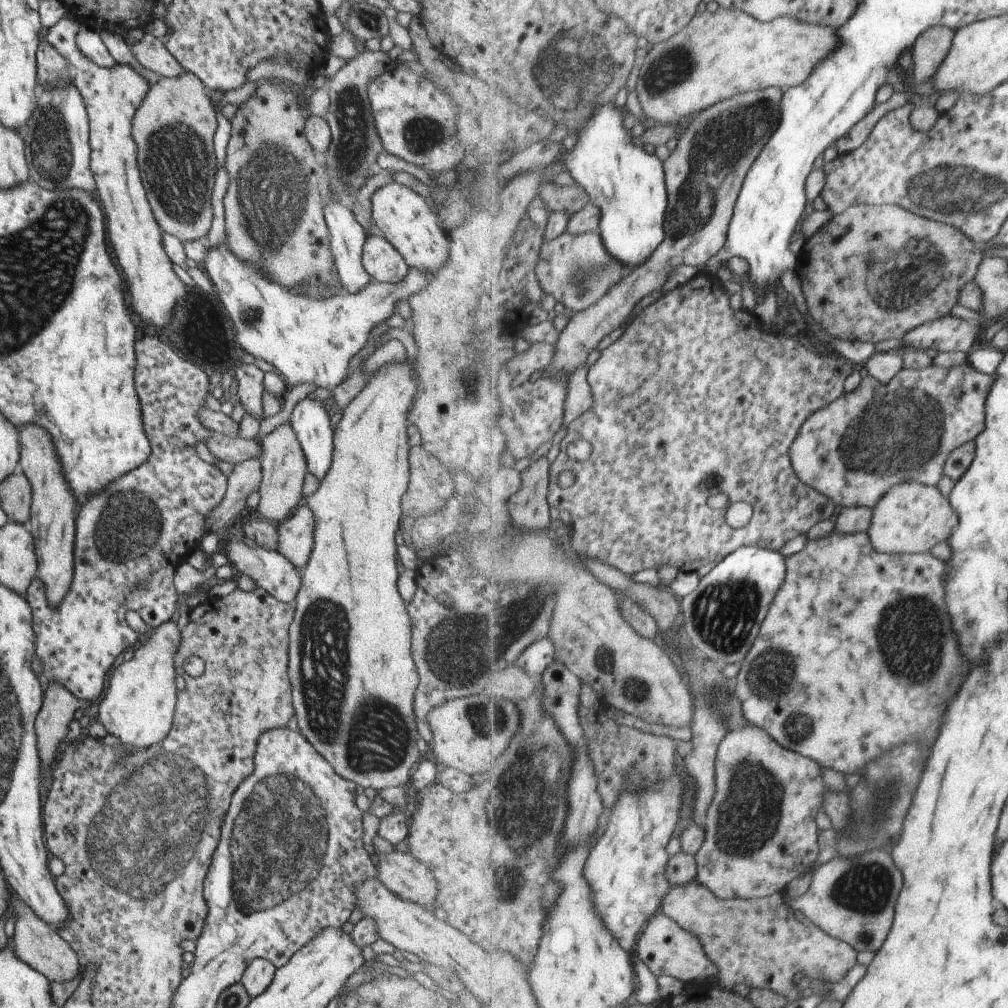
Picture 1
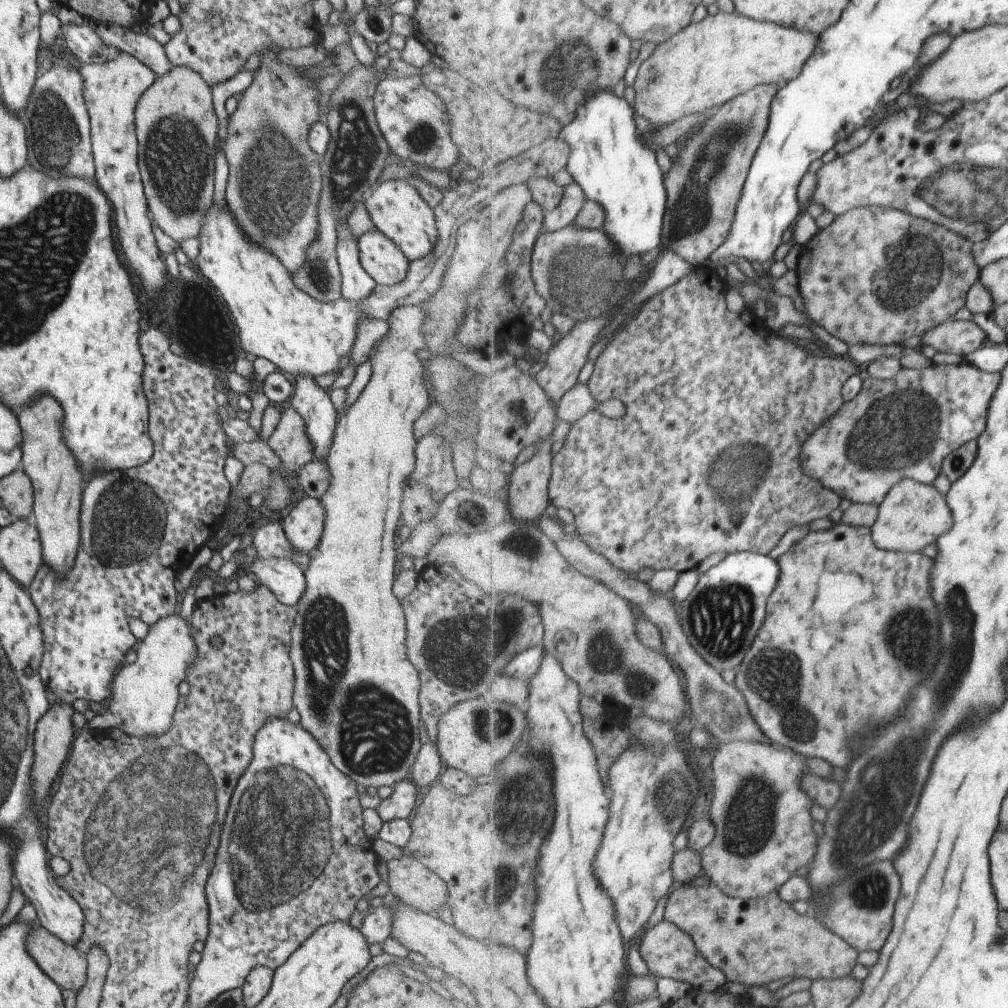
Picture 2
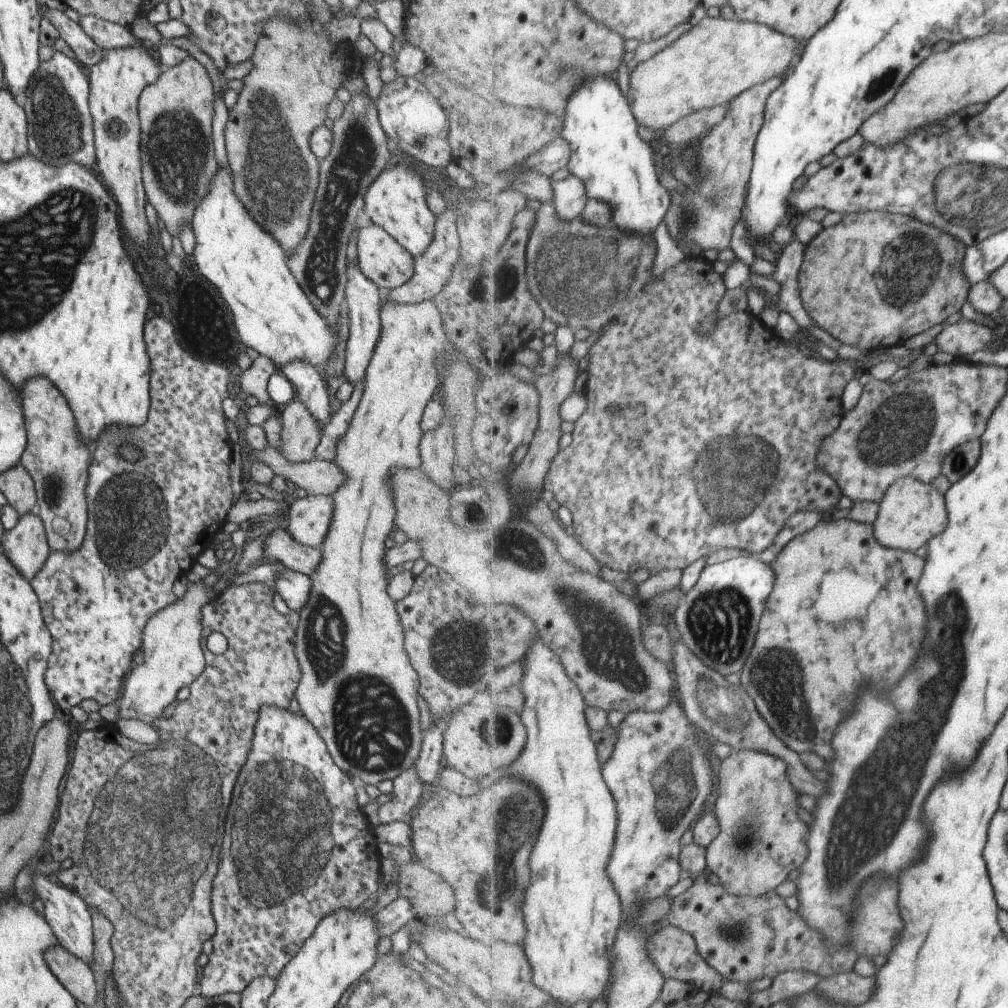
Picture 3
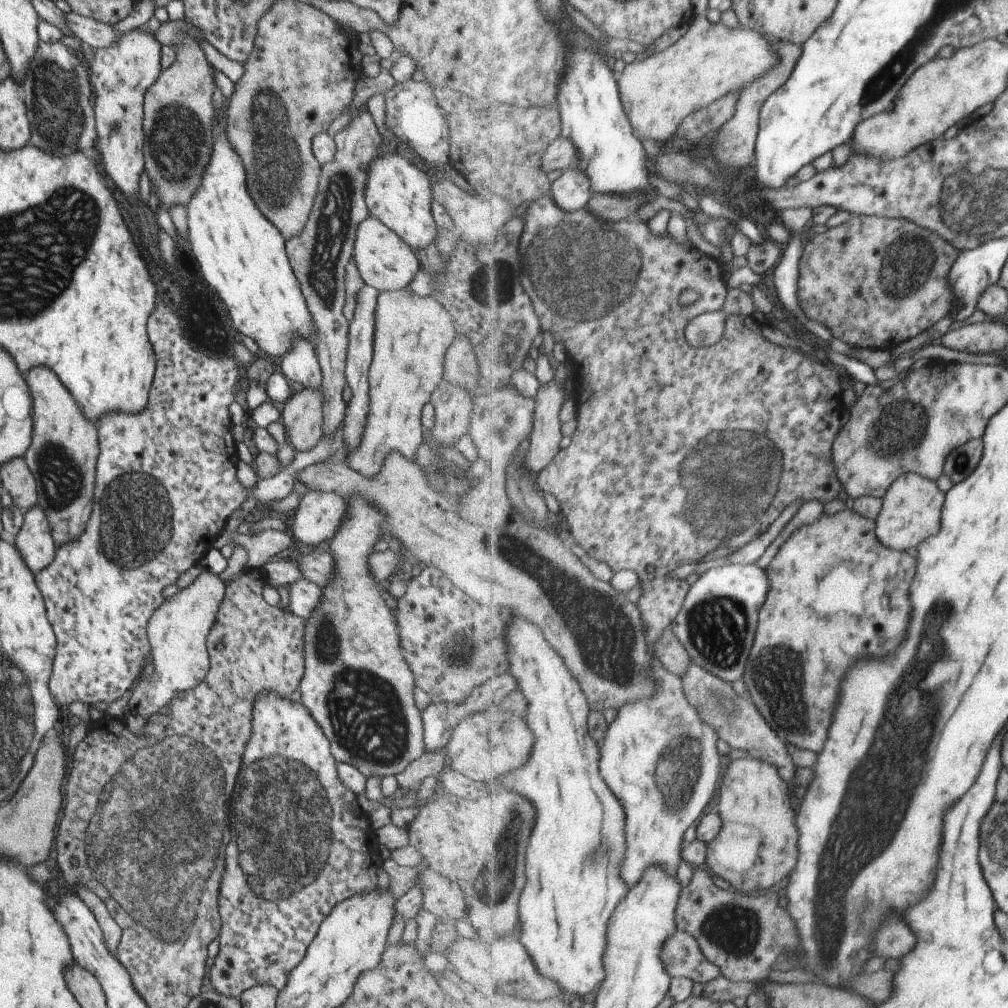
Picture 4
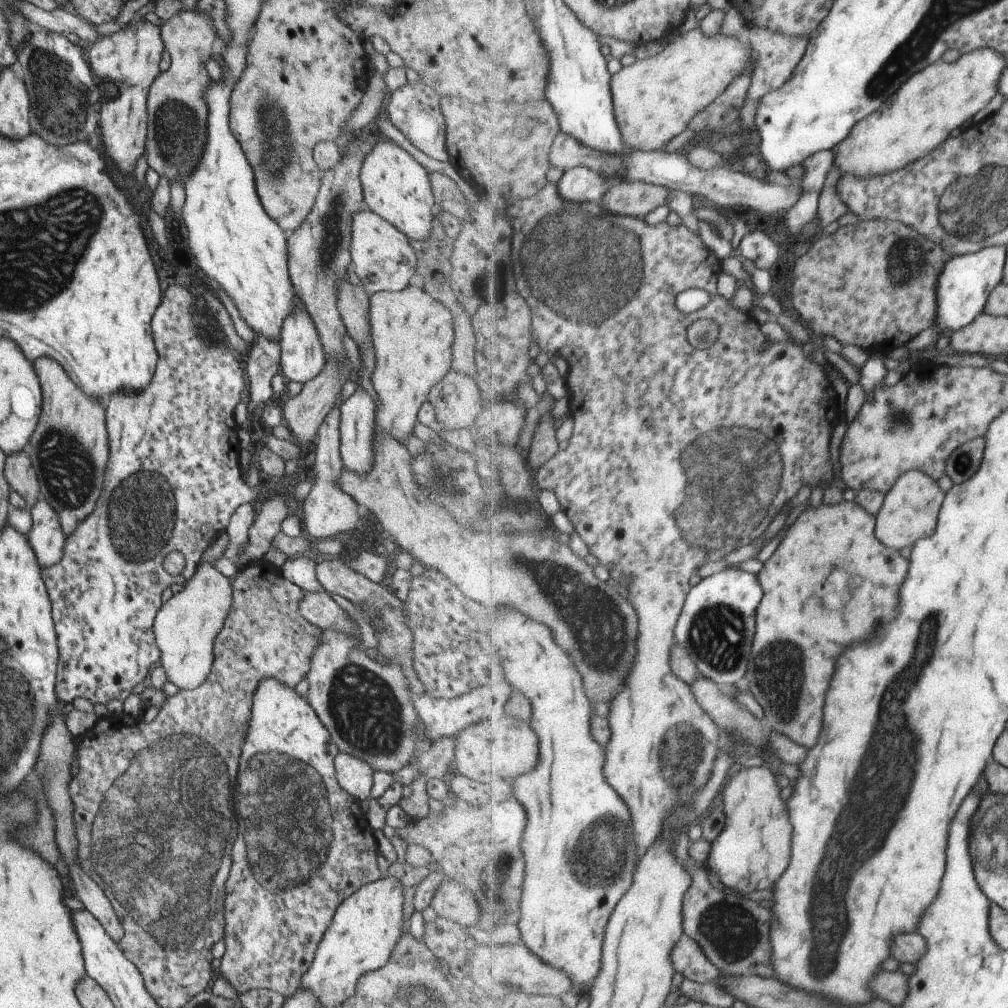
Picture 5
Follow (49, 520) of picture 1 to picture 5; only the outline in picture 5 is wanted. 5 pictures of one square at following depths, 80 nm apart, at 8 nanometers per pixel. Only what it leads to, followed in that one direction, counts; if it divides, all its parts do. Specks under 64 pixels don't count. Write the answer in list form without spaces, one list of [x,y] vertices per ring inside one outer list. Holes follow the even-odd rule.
[[[37,357],[32,365],[38,376],[42,403],[36,428],[28,440],[28,455],[38,478],[38,496],[52,506],[59,517],[60,529],[67,536],[95,508],[104,485],[108,459],[106,410],[101,406],[103,401],[89,398],[74,382],[69,382],[65,370],[59,368],[51,357]],[[79,458],[83,458],[83,462],[79,462]],[[85,458],[89,458],[89,464]],[[87,466],[91,468],[85,472]]]

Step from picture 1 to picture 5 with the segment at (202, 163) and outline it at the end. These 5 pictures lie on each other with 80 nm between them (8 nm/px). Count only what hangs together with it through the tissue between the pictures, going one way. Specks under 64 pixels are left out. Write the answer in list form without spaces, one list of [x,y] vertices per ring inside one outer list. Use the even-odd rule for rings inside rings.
[[[187,9],[169,17],[160,26],[160,37],[165,52],[169,56],[168,69],[160,72],[157,78],[151,83],[146,96],[146,141],[145,150],[147,152],[146,163],[148,167],[163,175],[168,181],[179,178],[182,184],[184,178],[194,169],[196,162],[202,156],[202,150],[206,139],[206,102],[203,100],[202,92],[208,87],[210,81],[205,62],[210,55],[216,51],[218,39],[216,38],[216,28],[210,16],[197,9]]]

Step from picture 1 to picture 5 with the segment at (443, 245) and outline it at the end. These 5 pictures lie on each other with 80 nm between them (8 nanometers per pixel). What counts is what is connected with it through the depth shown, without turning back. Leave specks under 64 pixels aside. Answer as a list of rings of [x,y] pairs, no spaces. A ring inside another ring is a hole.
[[[389,140],[375,141],[366,148],[366,154],[362,158],[360,166],[359,178],[362,188],[362,202],[365,208],[384,218],[400,233],[403,233],[408,240],[422,241],[428,235],[435,208],[428,173],[405,150]]]

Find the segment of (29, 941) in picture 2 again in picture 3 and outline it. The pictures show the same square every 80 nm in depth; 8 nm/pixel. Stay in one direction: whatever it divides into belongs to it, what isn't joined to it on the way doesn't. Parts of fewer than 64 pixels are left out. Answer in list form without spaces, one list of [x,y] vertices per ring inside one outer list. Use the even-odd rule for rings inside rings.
[[[58,944],[44,952],[44,959],[53,976],[77,1002],[91,1007],[98,998],[92,970],[78,958],[71,956]]]

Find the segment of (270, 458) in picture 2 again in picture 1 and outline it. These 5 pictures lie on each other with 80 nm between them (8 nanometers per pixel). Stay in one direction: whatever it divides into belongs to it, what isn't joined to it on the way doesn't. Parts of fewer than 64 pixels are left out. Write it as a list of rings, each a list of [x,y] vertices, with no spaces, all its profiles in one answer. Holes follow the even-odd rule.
[[[212,432],[205,442],[205,447],[213,458],[233,465],[251,460],[251,458],[259,459],[262,453],[261,445],[255,439],[228,437],[215,432]]]

